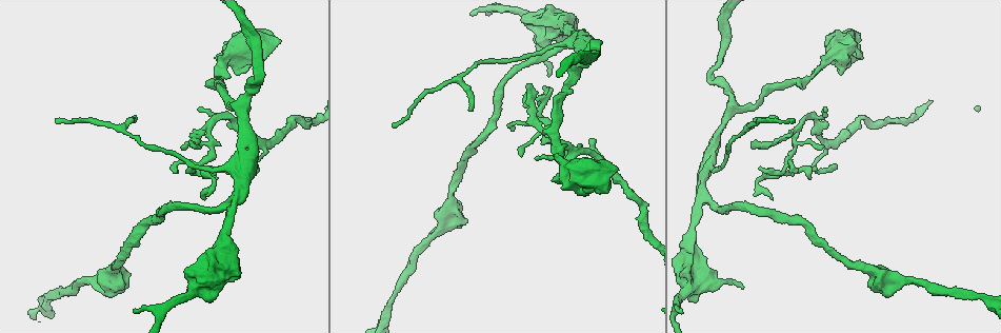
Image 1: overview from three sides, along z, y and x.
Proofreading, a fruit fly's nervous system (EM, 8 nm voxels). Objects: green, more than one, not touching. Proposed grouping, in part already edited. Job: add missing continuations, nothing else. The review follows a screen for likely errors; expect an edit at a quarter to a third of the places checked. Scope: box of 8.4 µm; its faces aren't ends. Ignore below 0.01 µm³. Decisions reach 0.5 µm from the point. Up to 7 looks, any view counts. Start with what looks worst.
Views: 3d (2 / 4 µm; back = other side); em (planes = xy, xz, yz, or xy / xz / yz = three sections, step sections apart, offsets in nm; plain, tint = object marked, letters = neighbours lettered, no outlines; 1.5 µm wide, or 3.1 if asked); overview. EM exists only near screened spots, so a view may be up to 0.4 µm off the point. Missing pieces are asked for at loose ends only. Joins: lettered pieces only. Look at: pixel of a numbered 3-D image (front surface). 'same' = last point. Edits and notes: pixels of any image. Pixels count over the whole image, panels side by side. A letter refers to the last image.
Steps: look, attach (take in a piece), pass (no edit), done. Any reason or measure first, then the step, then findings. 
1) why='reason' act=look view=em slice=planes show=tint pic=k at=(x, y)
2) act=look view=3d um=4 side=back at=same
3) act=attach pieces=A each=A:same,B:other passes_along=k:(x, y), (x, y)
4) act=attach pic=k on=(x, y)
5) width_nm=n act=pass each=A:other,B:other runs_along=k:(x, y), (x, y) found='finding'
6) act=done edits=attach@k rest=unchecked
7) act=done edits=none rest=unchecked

why='free end' act=look view=3d um=4 pic=1 at=(280, 39)

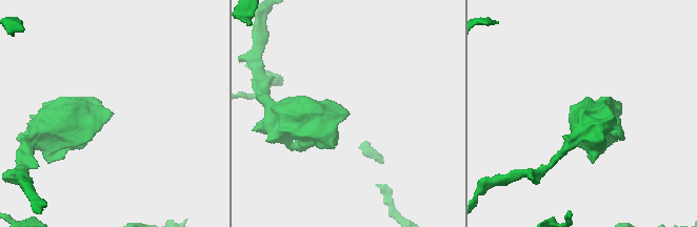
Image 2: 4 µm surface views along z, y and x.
act=look view=em slice=planes show=plain pic=2 at=(348, 112)

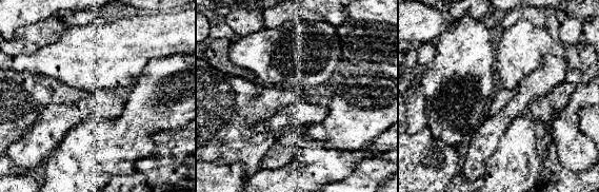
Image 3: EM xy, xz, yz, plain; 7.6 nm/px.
why='see the neighbours' act=look view=em slice=planes show=letters at=same

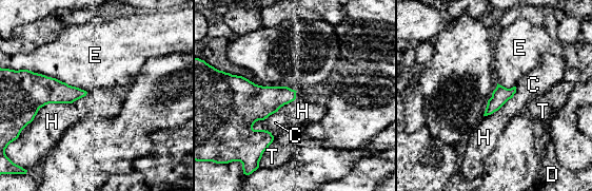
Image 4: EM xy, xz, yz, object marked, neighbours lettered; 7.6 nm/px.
act=pass each=C:other,D:other,E:other,H:other,T:other border=4:(86, 95), (45, 103), (26, 125) found='no lettered piece goes on from it'

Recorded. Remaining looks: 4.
why='free end' act=look view=3d um=2 side=back pic=1 at=(204, 199)

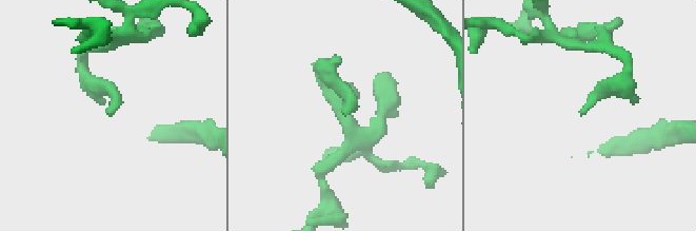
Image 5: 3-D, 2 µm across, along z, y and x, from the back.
why='shape alone is not enough' act=look view=em slice=planes show=letters pic=5 at=(582, 111)

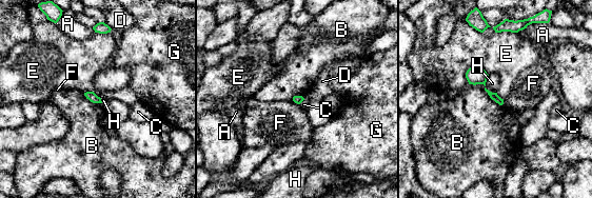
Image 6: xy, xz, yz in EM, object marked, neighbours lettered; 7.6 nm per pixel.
act=pass each=A:other,B:other,C:other,D:other,E:other,F:other,G:other,H:other border=6:(465, 73), (479, 65), (488, 75) found='no lettered piece goes on from it'

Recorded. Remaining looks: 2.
why='free end' act=look view=em slice=xy step=8 show=letters pic=1 at=(392, 126)

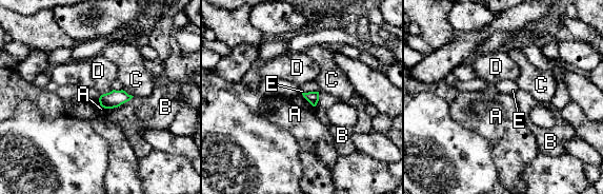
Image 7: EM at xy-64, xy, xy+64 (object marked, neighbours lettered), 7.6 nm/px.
why='another direction' act=look view=em slice=planes show=letters at=same

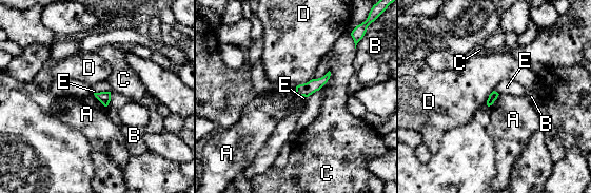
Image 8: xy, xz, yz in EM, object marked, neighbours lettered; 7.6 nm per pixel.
longest_contact=C:170nm act=pass each=A:other,B:other,C:other,D:other,E:other border=8:(93, 93), (105, 107) found='no lettered piece goes on from it'

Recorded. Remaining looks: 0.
act=done edits=none rest=unchecked

